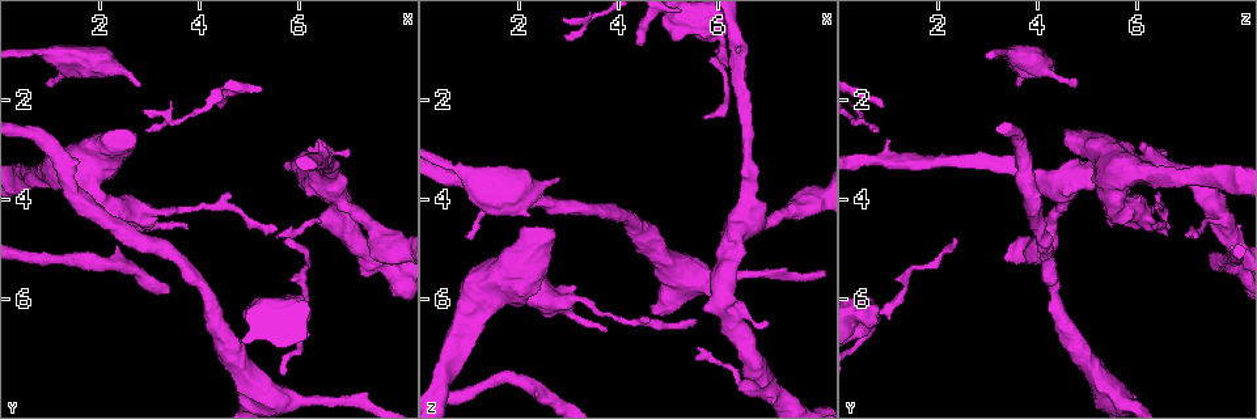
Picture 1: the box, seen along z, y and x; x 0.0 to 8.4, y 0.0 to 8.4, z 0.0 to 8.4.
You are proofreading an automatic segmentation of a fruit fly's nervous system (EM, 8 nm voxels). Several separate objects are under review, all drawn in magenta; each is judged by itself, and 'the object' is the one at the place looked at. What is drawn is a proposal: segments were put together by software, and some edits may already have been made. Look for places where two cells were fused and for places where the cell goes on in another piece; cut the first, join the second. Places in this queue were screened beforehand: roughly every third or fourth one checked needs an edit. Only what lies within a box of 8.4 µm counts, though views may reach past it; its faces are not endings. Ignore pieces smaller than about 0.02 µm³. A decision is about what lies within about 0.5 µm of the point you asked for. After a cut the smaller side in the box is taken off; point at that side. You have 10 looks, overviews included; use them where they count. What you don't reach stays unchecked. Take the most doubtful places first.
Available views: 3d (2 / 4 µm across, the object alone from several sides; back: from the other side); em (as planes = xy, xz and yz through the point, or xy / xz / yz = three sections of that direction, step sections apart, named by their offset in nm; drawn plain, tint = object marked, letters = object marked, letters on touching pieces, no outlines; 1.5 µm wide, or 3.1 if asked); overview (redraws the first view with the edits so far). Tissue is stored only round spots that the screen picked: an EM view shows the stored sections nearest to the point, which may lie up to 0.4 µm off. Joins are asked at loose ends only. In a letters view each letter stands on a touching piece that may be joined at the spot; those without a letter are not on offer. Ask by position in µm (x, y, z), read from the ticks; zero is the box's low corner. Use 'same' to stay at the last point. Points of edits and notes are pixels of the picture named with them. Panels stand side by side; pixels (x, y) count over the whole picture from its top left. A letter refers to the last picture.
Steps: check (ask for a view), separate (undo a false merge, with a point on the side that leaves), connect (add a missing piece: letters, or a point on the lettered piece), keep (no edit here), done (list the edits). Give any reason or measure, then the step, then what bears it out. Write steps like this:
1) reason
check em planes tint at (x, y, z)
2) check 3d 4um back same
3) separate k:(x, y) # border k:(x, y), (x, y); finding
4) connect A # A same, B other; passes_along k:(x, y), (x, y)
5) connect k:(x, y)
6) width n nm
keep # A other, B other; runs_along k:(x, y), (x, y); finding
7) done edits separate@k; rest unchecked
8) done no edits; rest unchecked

sudden change in width
check em planes tint at (5.85, 6.50, 0.55)

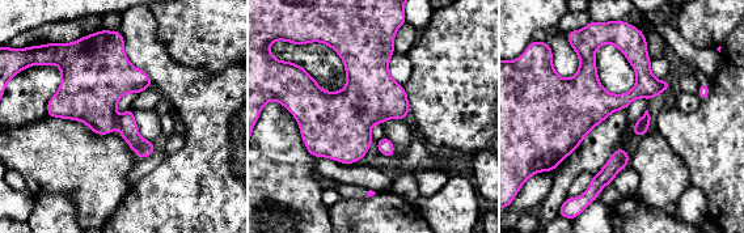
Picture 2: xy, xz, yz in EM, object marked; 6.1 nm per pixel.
what lies round it
check em planes letters same

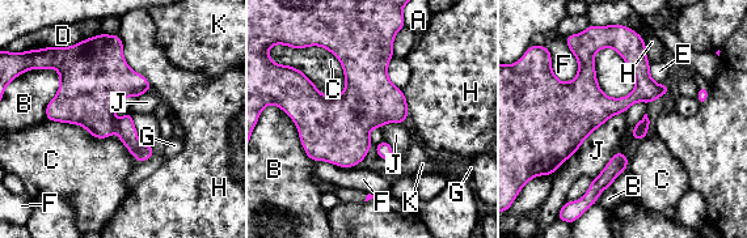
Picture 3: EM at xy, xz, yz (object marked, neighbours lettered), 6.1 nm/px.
width 100 nm
separate 3:(125, 127) # A other, B other, C other, D other, E other, F other, G other, H other, J other, K other; border 3:(117, 123), (114, 130); a second cell is stuck on

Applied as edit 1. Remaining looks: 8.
stops while still wide
check 3d 4um at (2.55, 2.60, 4.65)

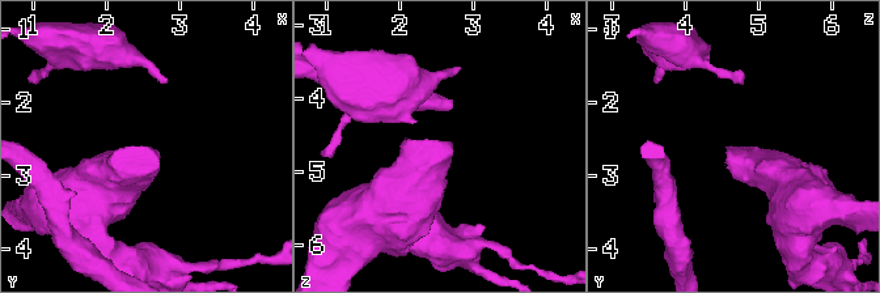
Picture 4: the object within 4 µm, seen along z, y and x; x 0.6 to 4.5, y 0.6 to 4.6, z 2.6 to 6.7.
now the EM
check em planes plain at (2.60, 2.65, 4.65)

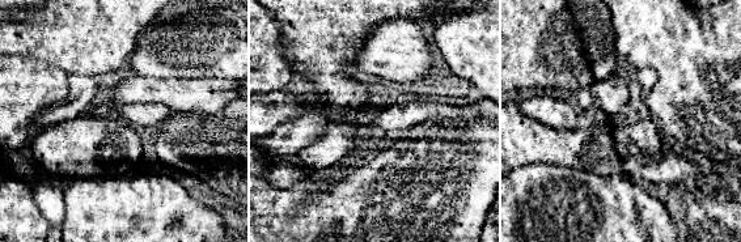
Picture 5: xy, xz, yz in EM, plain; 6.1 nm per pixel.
check em planes letters same

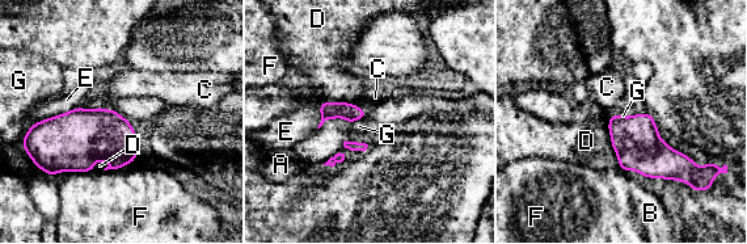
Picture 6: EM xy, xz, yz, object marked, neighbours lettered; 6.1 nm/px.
connect D # A other, B other, C other, D same, E other, F other, G other; passes_along 6:(636, 139), (611, 142), (586, 141); it goes on there

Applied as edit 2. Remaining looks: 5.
stops while still wide
check 3d 2um at (6.50, 2.80, 6.10)

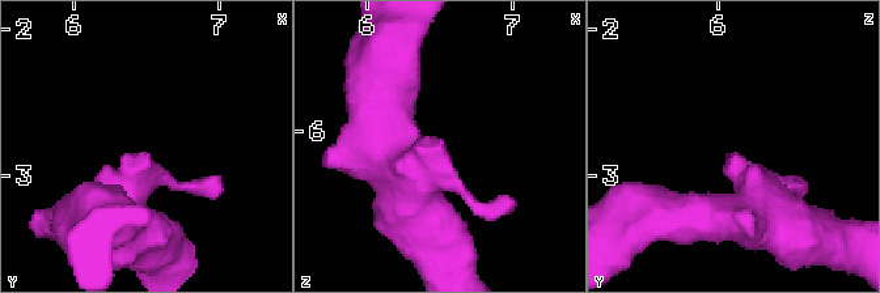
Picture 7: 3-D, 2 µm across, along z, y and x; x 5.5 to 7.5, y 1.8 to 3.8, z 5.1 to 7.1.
check em planes plain at (6.52, 2.86, 6.06)

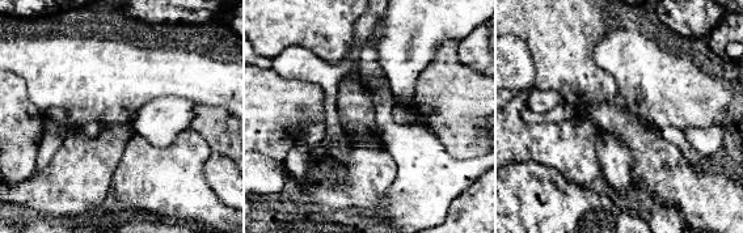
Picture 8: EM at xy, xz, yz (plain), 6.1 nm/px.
check em planes letters same

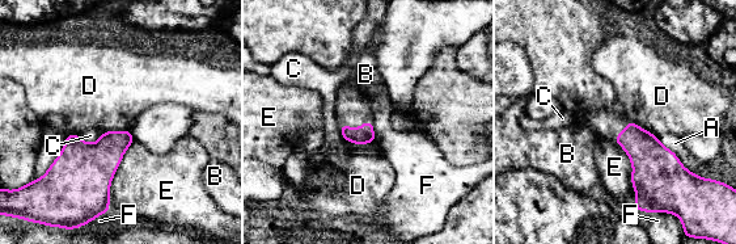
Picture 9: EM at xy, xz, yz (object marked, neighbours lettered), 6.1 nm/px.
keep # A other, B other, C other, D other, E other, F other; none of them fits

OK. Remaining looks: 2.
free end
check em planes letters at (0.95, 1.70, 4.70)

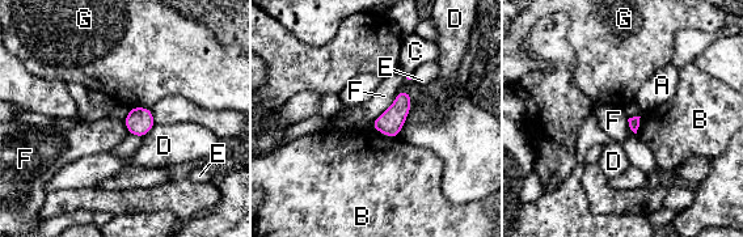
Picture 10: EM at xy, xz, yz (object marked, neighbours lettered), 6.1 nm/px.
longest_contact F 240 nm
keep # A other, B other, C other, D other, E other, F other, G other; border 10:(399, 93), (372, 122); none of them fits

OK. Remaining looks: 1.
done edits separate@3, connect@6; rest unchecked

